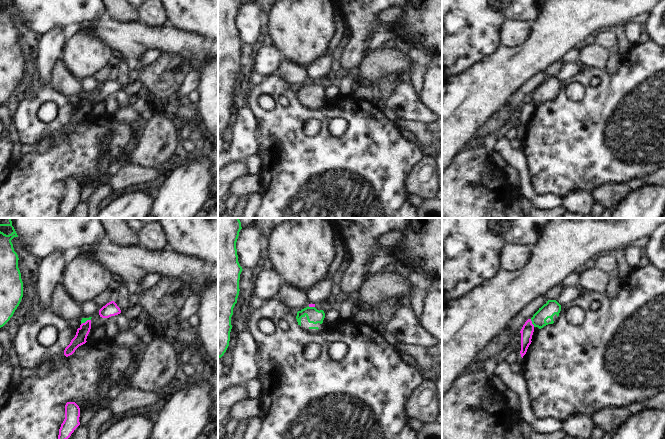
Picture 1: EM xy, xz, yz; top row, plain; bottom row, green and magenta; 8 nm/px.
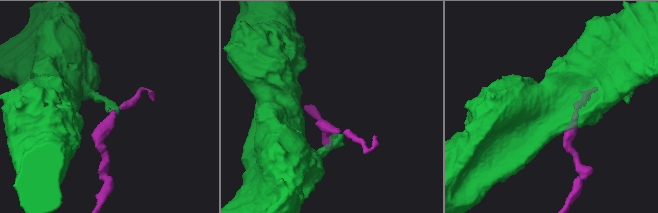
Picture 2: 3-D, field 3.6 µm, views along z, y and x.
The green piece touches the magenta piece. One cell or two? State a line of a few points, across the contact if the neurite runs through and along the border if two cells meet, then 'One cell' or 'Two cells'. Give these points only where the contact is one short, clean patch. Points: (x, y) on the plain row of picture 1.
Line: yz (530, 95), (534, 102). Two cells

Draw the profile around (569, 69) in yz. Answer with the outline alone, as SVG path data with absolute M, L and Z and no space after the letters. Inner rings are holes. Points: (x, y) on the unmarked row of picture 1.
M565 62L559 70L556 77L560 80L567 80L573 77L579 70L580 66L576 62Z

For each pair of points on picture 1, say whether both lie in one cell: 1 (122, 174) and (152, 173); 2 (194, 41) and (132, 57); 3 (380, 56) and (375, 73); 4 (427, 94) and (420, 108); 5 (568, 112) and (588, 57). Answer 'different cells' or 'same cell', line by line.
1: same cell
2: same cell
3: same cell
4: different cells
5: different cells

